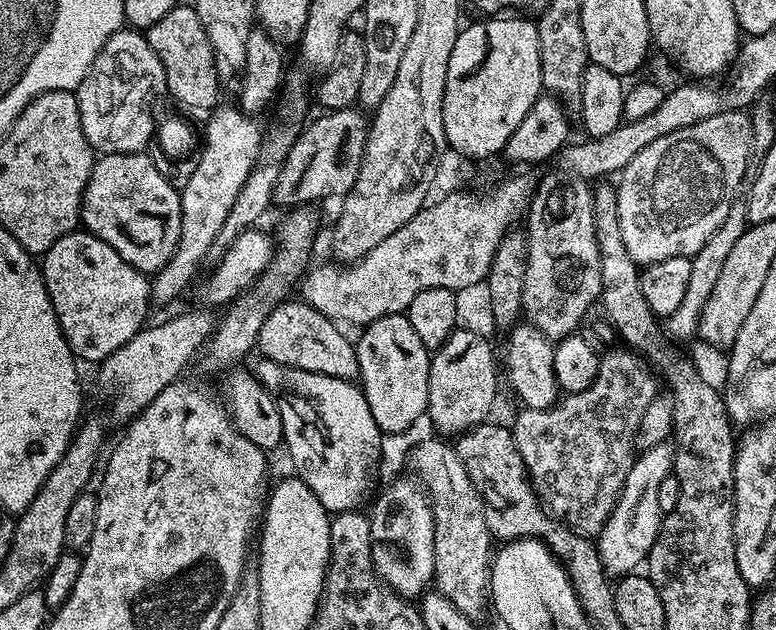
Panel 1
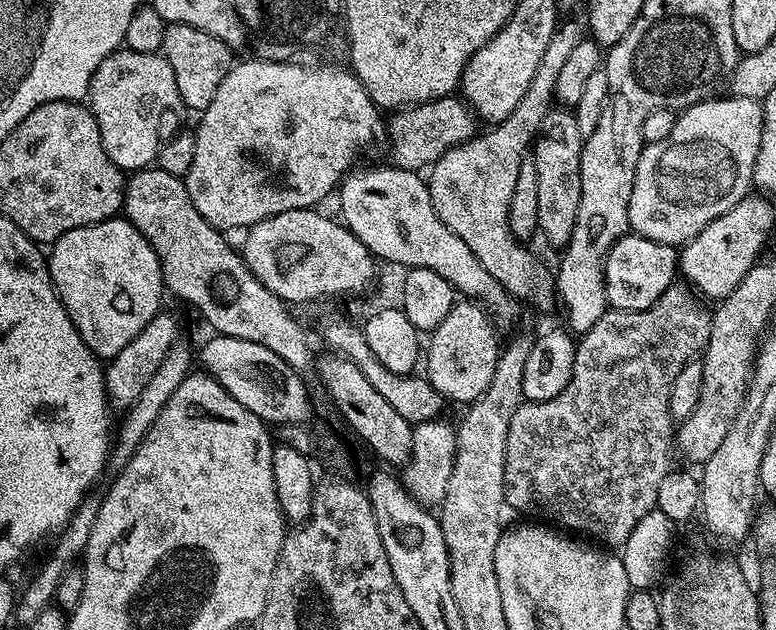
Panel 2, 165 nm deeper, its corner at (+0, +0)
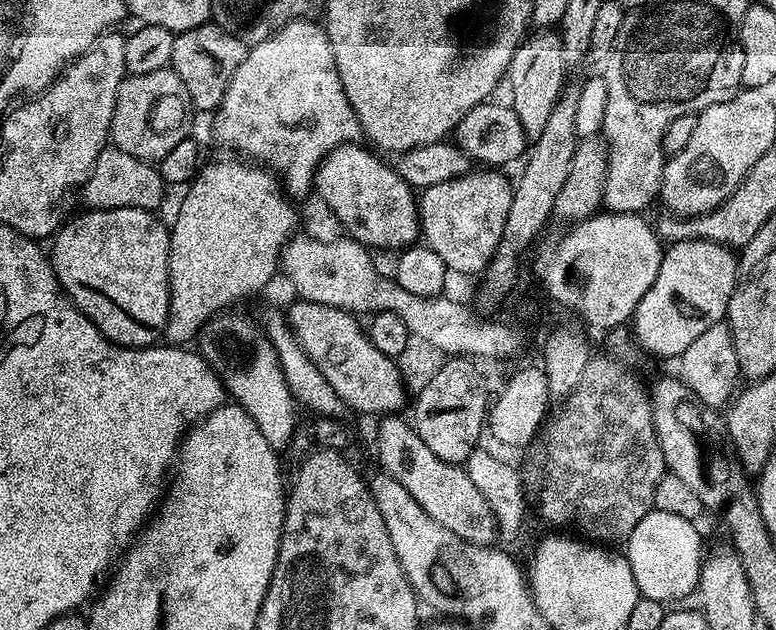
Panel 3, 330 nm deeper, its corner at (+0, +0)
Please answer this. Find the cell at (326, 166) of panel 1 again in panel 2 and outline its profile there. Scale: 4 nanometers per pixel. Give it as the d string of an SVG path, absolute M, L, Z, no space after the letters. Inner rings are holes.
M456 94L443 96L425 104L414 104L410 108L397 111L393 116L396 117L392 121L389 119L386 124L386 140L392 143L391 163L397 168L413 170L427 169L429 166L436 164L438 158L442 158L442 154L446 154L446 150L466 143L467 140L472 139L478 132L478 127L476 128L476 124L478 125L476 113Z

